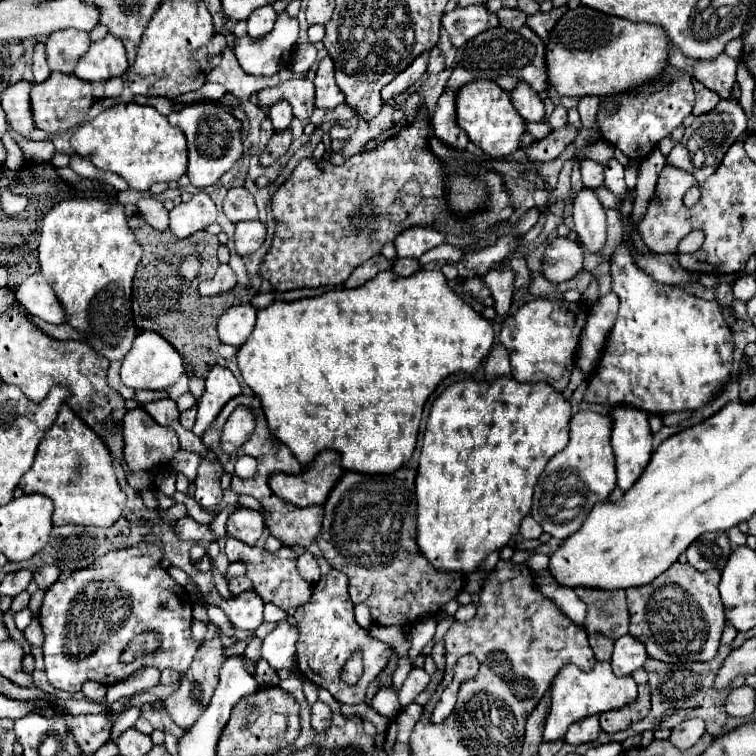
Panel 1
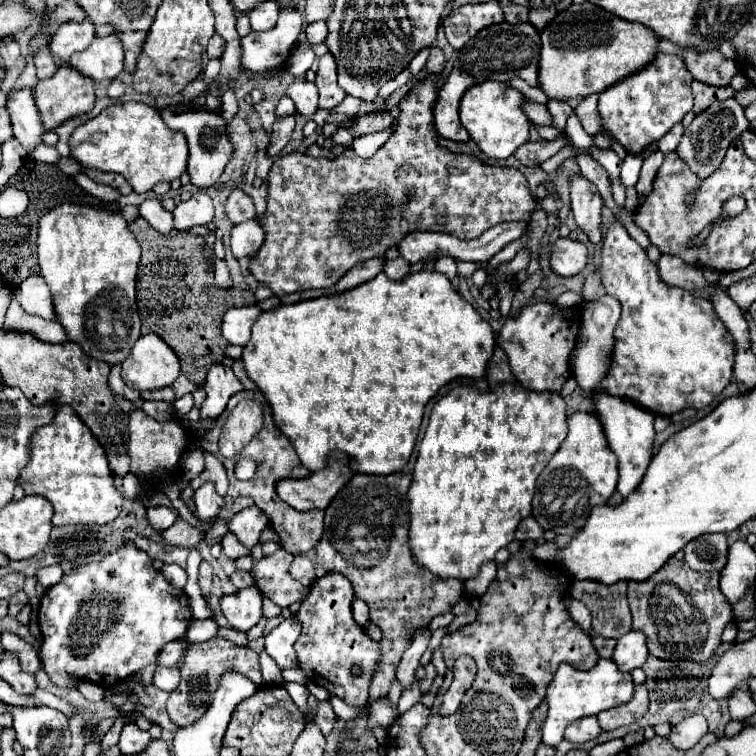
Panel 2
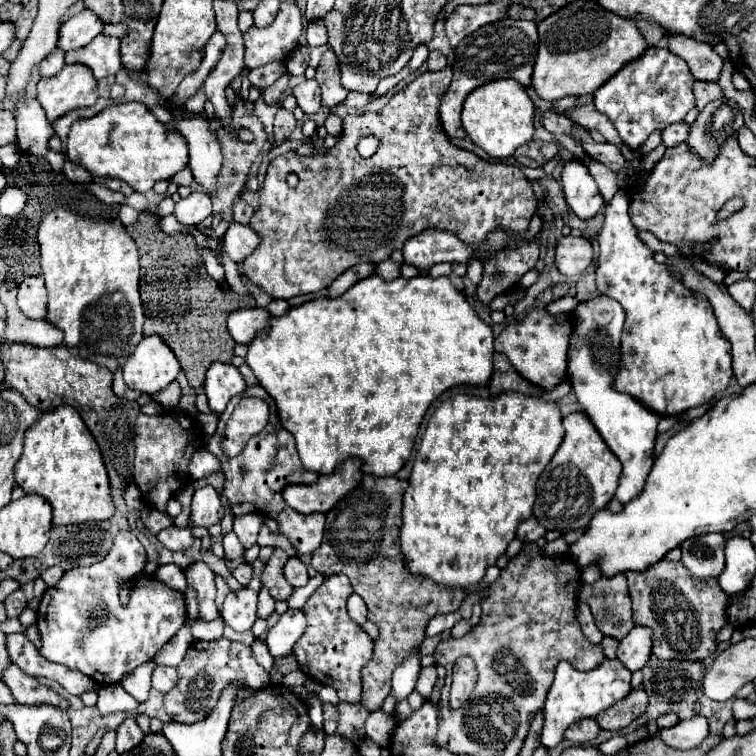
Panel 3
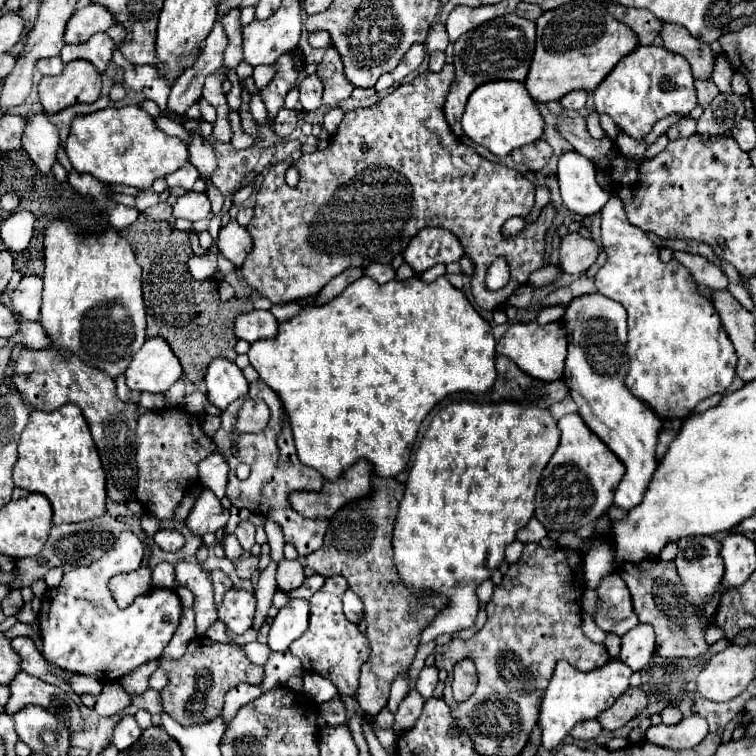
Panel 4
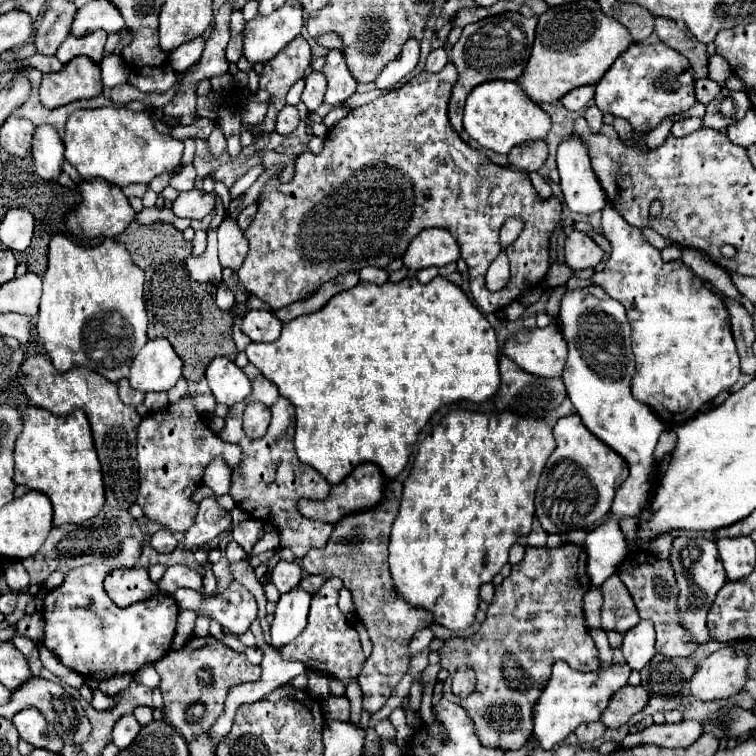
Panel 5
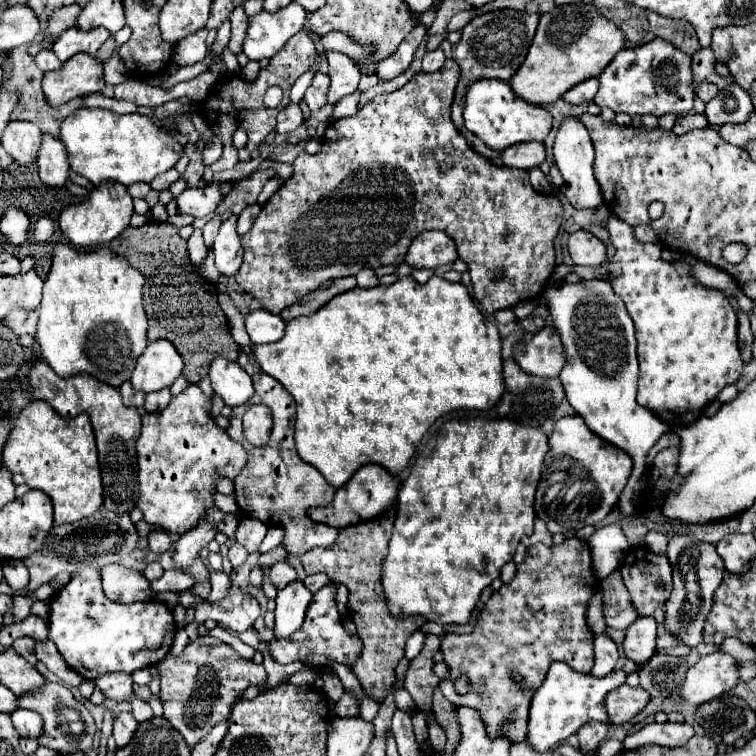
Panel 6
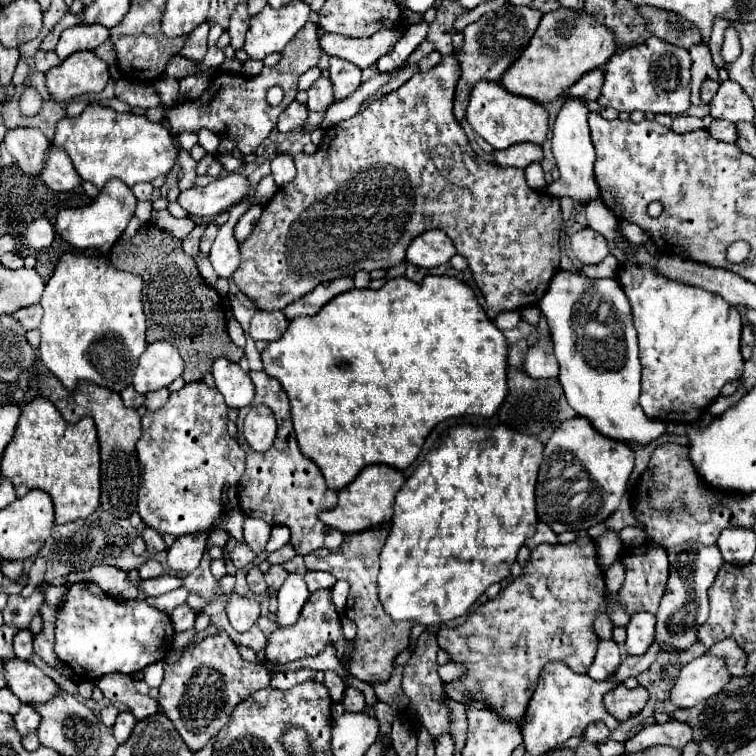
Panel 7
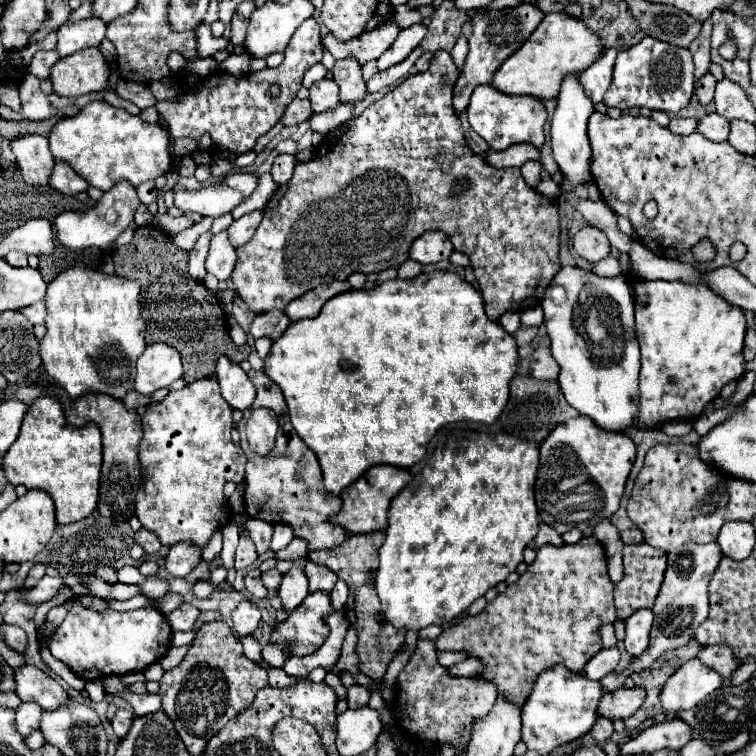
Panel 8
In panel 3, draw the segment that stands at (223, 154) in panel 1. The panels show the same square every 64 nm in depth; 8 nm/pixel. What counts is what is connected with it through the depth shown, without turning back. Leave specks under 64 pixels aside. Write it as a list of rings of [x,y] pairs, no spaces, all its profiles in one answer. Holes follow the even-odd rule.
[[[164,106],[152,108],[152,114],[164,124],[172,124],[188,140],[188,168],[192,170],[194,180],[212,192],[216,188],[216,176],[222,168],[222,148],[220,140],[210,130],[210,118],[204,114],[188,114],[176,118]]]

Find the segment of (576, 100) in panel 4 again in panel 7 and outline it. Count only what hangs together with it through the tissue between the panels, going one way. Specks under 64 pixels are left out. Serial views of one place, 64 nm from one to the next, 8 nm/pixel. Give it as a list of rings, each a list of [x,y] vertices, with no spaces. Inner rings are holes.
[[[592,70],[588,74],[584,74],[574,86],[570,86],[566,90],[566,94],[572,94],[572,98],[584,98],[586,102],[596,100],[600,96],[604,84],[604,70]]]

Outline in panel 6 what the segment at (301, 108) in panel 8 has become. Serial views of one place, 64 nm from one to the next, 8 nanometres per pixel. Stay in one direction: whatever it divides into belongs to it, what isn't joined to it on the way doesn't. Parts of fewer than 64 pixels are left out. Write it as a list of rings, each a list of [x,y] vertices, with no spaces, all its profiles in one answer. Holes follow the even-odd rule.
[[[290,104],[284,110],[280,110],[278,124],[276,124],[276,132],[278,134],[288,134],[288,132],[296,130],[302,122],[304,122],[304,116],[302,116],[300,106],[298,104]]]

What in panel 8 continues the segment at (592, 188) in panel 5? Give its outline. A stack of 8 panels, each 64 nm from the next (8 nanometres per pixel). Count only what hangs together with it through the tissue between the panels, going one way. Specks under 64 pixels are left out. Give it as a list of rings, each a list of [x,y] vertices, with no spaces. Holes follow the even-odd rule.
[[[576,74],[568,76],[562,82],[562,90],[560,90],[560,96],[558,96],[558,106],[556,106],[556,112],[552,116],[550,140],[552,140],[554,160],[558,162],[558,168],[574,188],[592,182],[592,174],[590,174],[590,160],[592,160],[590,152],[592,150],[590,150],[590,142],[588,142],[588,132],[586,132],[586,122],[588,122],[592,112],[594,112],[592,100],[584,94],[584,90],[578,82],[578,76]],[[552,179],[541,180],[538,186],[536,187],[536,191],[540,194],[544,194],[544,196],[558,196],[560,194],[560,189],[562,190],[562,186],[557,184]]]

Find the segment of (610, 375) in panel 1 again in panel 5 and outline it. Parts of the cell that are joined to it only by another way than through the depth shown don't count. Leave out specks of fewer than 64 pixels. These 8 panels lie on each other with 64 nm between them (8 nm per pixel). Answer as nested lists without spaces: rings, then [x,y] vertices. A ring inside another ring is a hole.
[[[606,204],[602,210],[602,230],[612,252],[604,268],[592,276],[592,282],[604,288],[608,296],[622,302],[628,312],[628,322],[632,326],[632,352],[636,358],[636,374],[630,382],[632,394],[636,400],[648,404],[668,426],[680,426],[696,416],[696,412],[716,394],[728,390],[740,376],[740,358],[722,296],[708,290],[682,260],[662,262],[660,250],[644,238],[640,228],[624,222],[624,216],[612,204]]]

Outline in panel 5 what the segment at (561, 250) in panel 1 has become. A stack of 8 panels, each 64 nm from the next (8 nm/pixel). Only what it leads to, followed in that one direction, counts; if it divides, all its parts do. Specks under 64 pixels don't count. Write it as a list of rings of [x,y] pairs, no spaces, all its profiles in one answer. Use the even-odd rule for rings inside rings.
[[[570,232],[564,242],[564,258],[566,266],[572,270],[584,270],[584,268],[596,268],[602,262],[604,250],[588,238],[584,232]]]

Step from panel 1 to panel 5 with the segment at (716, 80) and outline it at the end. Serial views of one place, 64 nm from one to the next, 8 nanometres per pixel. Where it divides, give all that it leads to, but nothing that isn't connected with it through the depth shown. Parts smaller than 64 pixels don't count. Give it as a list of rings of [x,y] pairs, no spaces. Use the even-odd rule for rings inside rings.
[[[656,18],[654,32],[658,34],[658,38],[664,44],[668,44],[672,50],[678,50],[680,54],[684,54],[690,60],[696,80],[708,76],[706,46],[692,36],[692,32],[688,30],[688,26],[684,26],[684,22],[674,22],[668,18]]]

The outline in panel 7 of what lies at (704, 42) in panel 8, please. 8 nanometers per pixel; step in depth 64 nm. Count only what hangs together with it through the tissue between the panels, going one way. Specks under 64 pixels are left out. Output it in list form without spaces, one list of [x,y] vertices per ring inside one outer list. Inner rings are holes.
[[[696,44],[690,48],[690,56],[692,56],[692,104],[694,106],[702,106],[700,100],[700,86],[704,80],[714,78],[714,82],[720,83],[718,78],[718,68],[712,62],[710,50],[706,44]]]

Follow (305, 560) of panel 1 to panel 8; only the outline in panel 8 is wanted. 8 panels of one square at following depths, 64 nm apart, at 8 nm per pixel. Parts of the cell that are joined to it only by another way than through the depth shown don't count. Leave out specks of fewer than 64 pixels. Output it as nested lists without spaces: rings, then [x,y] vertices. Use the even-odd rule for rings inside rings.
[[[270,568],[268,572],[262,574],[262,582],[264,582],[264,586],[266,586],[268,590],[276,592],[278,586],[280,586],[280,582],[282,582],[282,572],[276,570],[276,568]]]

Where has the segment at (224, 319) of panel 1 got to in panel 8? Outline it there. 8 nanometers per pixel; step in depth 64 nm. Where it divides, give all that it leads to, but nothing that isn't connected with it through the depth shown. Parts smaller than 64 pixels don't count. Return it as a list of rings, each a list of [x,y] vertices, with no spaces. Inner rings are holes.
[[[268,310],[268,312],[262,312],[262,314],[256,314],[252,326],[250,326],[250,334],[254,338],[270,338],[270,340],[276,340],[282,336],[282,332],[288,328],[290,324],[290,318],[282,312],[282,310]]]

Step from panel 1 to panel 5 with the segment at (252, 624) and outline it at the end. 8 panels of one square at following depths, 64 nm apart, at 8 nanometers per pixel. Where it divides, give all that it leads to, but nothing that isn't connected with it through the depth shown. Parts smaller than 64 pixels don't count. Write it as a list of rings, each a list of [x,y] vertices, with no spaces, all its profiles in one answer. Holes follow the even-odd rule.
[[[232,582],[220,596],[204,598],[200,592],[180,588],[174,592],[180,610],[194,610],[196,614],[208,614],[222,624],[230,634],[244,634],[258,616],[254,596],[238,582]]]

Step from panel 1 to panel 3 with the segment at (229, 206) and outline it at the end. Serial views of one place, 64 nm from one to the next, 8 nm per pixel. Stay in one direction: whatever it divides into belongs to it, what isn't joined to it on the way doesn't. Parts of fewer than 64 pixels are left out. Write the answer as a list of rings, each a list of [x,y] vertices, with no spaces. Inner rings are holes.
[[[236,196],[234,198],[234,206],[232,206],[232,216],[234,216],[234,222],[240,222],[240,224],[248,224],[250,218],[254,214],[254,208],[242,200],[242,196]]]

